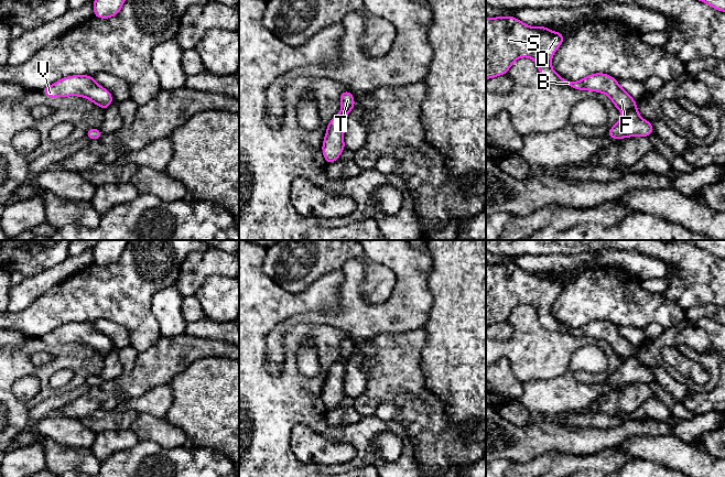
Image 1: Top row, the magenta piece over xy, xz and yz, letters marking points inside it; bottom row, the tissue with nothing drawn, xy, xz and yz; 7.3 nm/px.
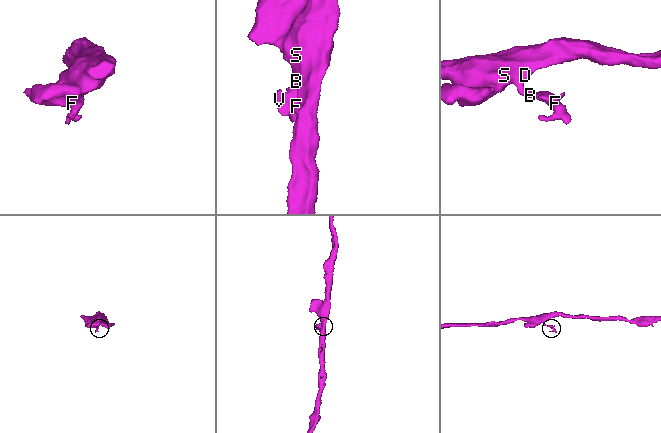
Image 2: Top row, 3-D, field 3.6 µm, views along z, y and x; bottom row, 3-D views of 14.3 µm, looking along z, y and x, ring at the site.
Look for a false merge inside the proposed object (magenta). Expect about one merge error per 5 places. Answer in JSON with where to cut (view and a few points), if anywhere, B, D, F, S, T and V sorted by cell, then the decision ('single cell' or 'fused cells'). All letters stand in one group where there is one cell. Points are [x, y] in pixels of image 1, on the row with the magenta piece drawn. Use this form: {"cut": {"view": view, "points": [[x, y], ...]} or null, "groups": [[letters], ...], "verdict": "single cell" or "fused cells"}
{"cut": null, "groups": [["B", "D", "F", "S", "T", "V"]], "verdict": "single cell"}

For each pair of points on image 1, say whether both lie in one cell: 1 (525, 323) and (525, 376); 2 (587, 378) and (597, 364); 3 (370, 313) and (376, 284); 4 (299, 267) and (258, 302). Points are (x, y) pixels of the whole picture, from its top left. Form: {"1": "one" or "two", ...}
{"1": "one", "2": "two", "3": "two", "4": "two"}

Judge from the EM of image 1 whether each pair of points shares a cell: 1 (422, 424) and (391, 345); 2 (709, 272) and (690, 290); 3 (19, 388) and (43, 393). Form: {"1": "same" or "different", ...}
{"1": "same", "2": "same", "3": "different"}

